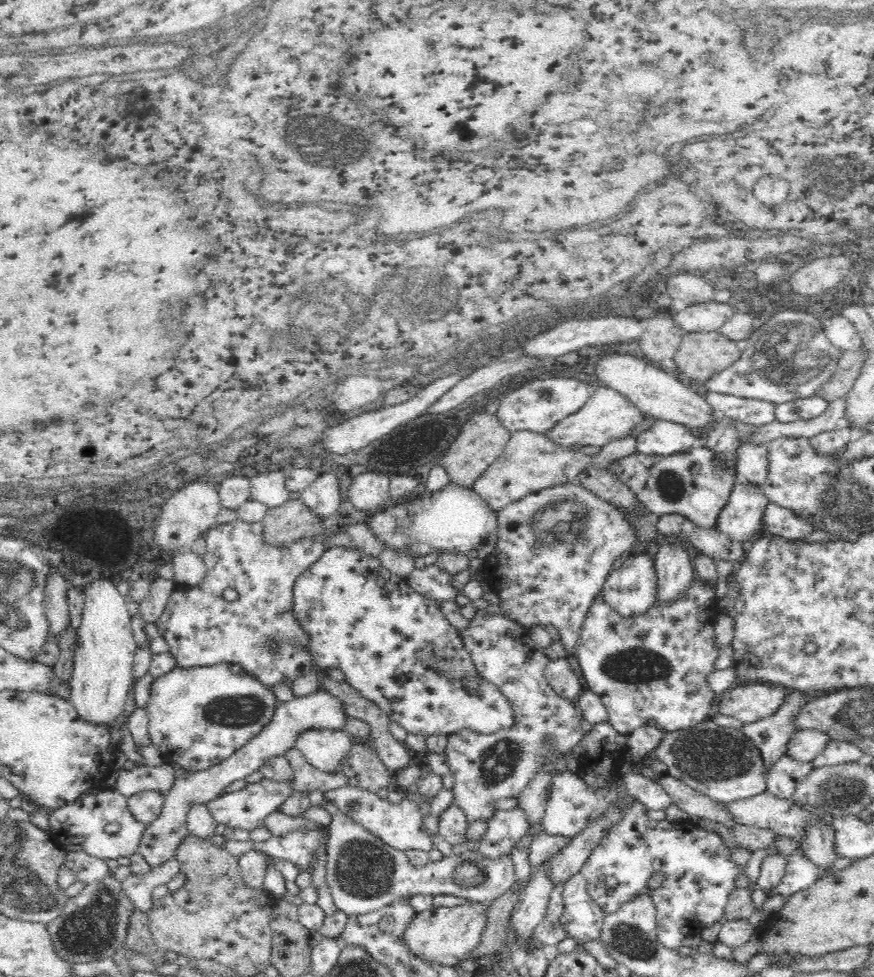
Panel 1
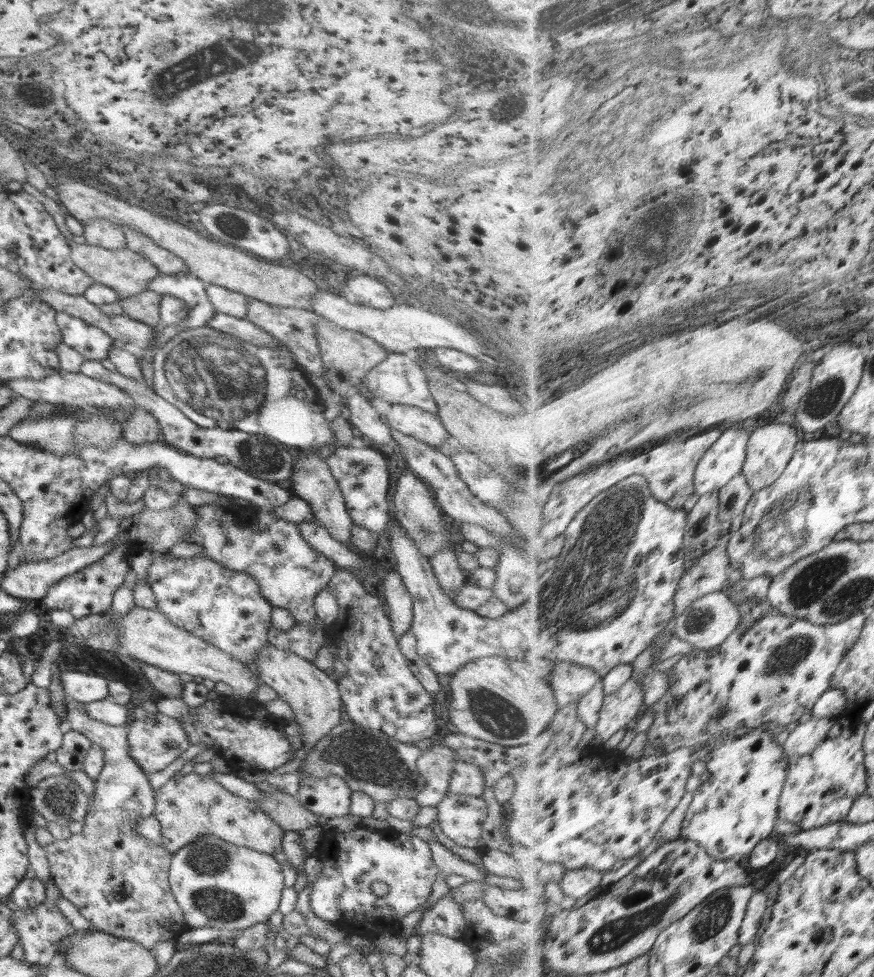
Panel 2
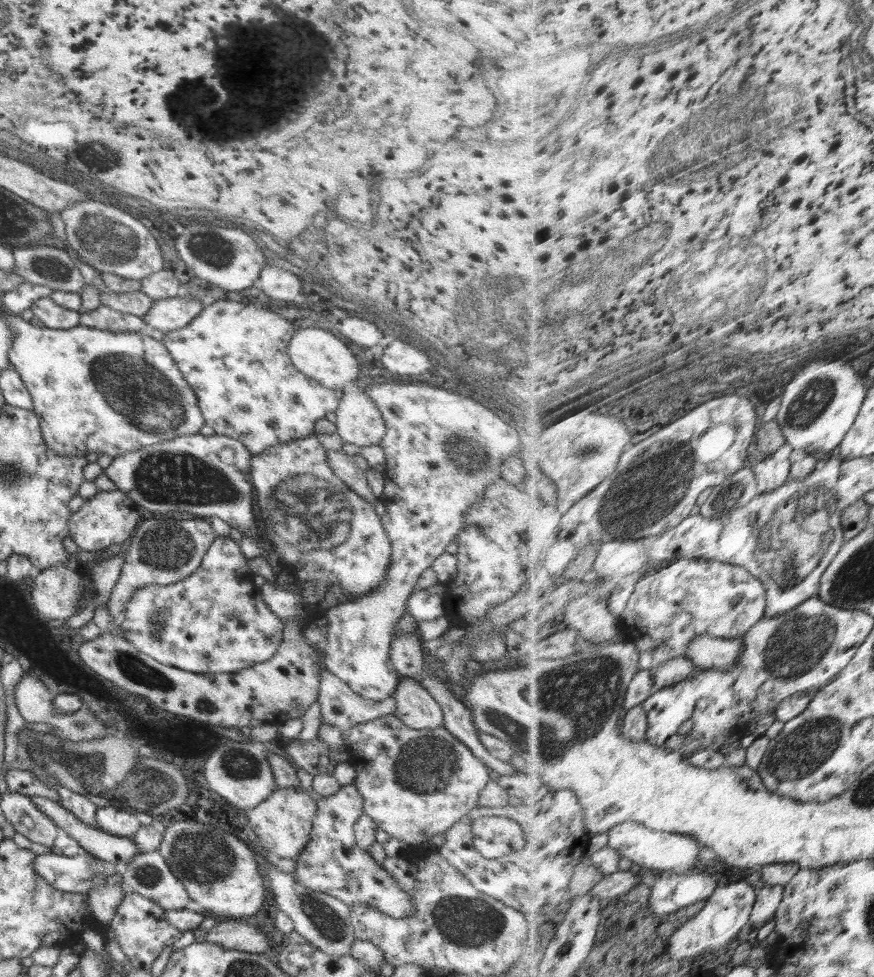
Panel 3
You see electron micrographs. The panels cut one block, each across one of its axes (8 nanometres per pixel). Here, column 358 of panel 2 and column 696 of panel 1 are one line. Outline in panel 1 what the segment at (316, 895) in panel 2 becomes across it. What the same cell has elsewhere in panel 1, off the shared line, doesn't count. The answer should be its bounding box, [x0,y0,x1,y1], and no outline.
[581,800,743,950]

